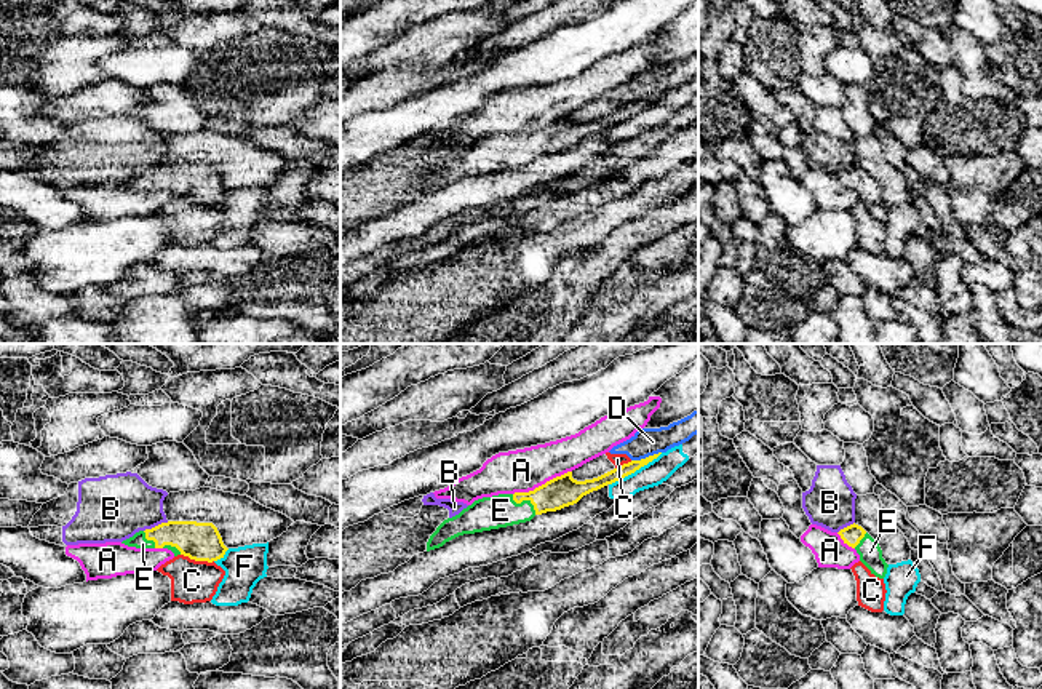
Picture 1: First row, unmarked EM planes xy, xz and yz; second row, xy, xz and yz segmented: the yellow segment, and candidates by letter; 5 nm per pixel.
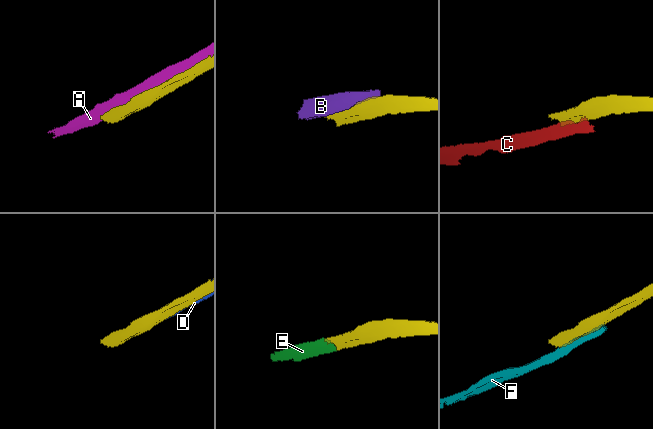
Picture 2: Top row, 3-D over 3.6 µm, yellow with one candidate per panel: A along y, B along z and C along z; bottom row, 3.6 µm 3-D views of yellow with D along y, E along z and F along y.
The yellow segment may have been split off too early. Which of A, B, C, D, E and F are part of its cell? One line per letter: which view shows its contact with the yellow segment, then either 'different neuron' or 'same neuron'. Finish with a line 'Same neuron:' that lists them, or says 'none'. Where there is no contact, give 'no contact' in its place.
A: contact in xz; different neuron
B: contact in xy; different neuron
C: contact in xy; different neuron
D: contact in xz; different neuron
E: contact in xz; same neuron
F: contact in xz; different neuron
Same neuron: E

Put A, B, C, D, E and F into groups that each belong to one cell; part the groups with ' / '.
A / B / C D / E / F

